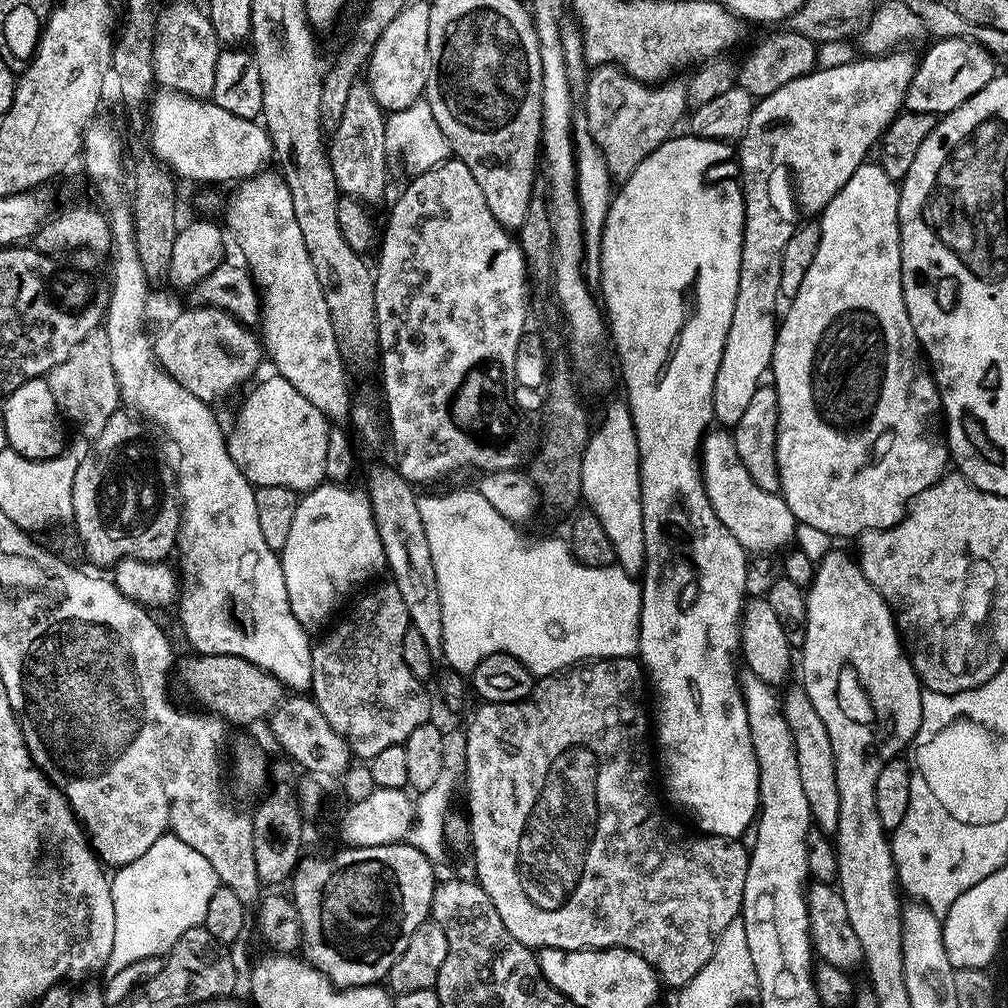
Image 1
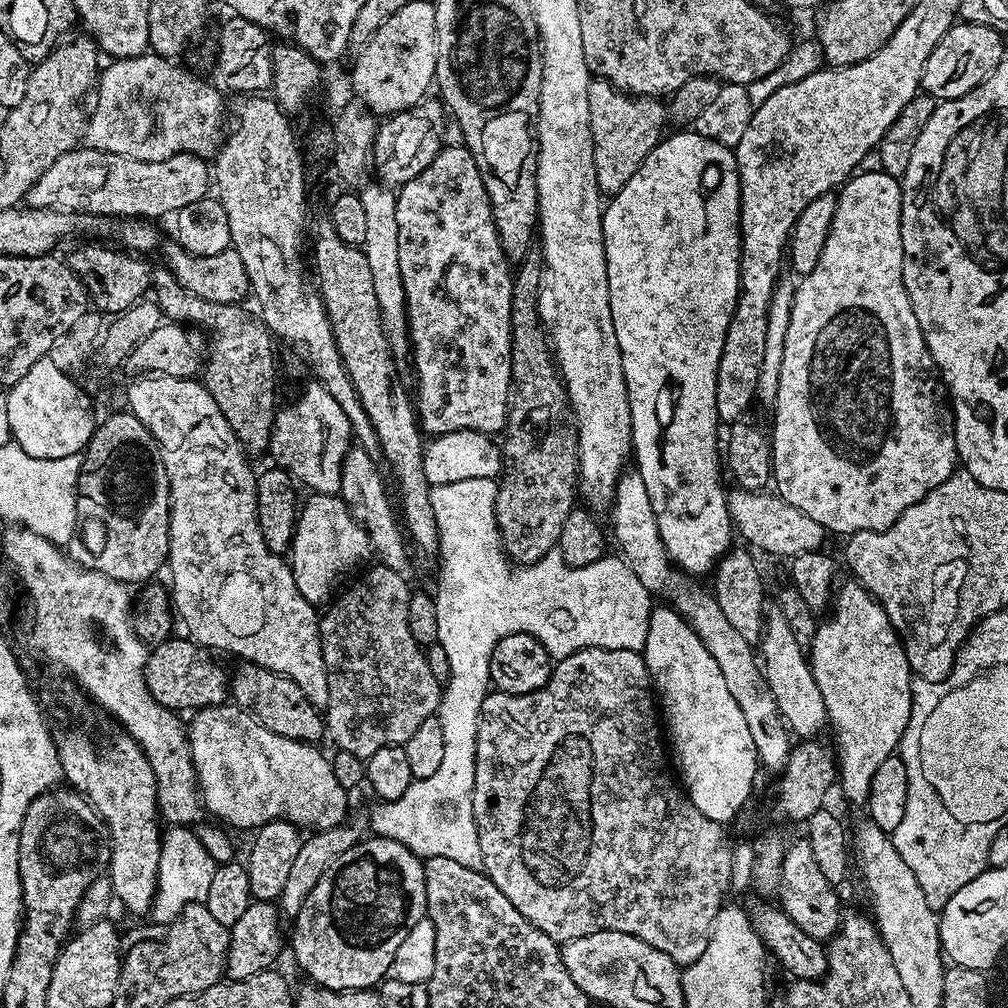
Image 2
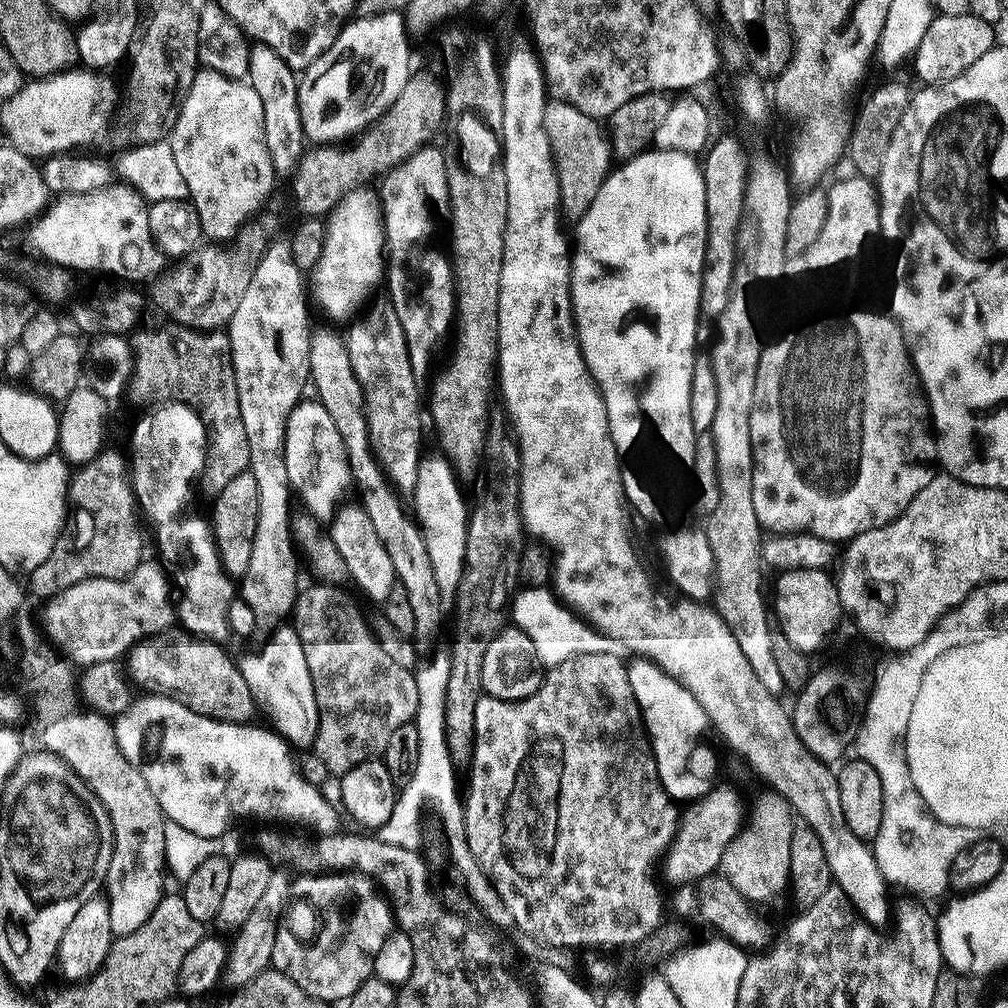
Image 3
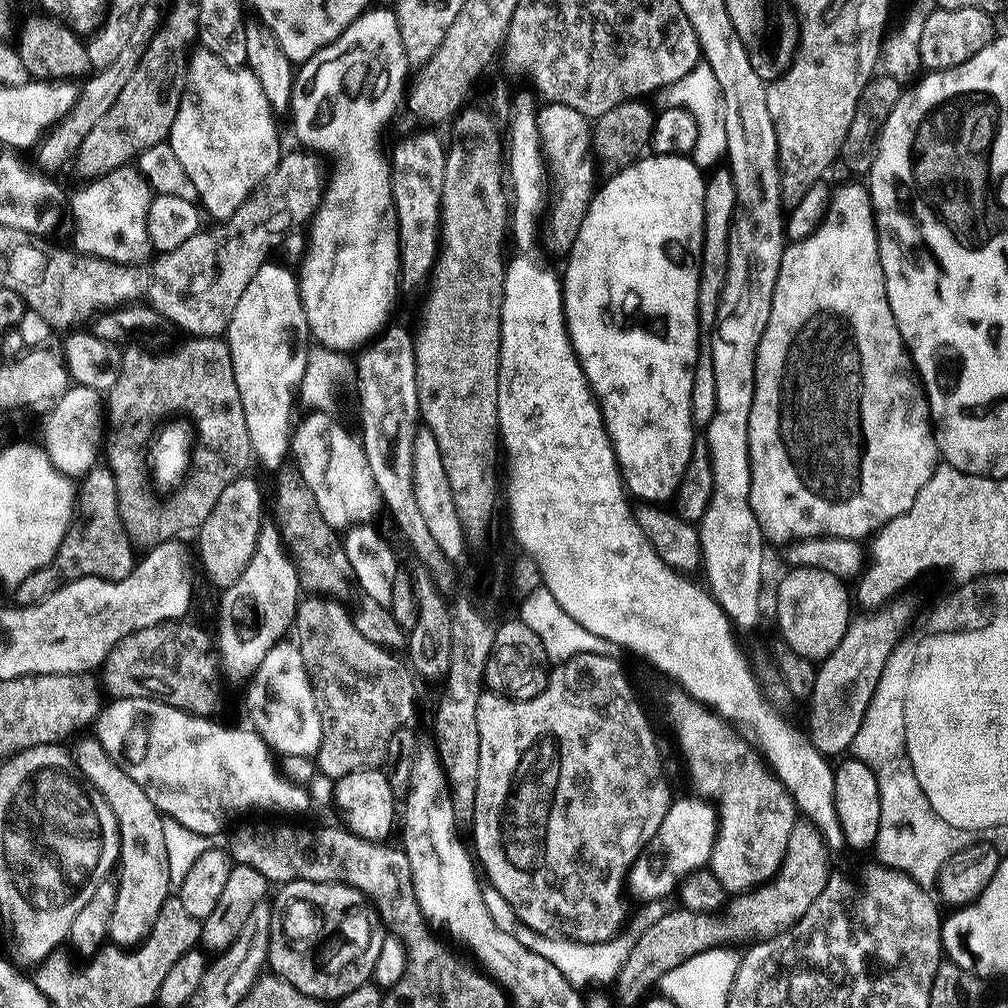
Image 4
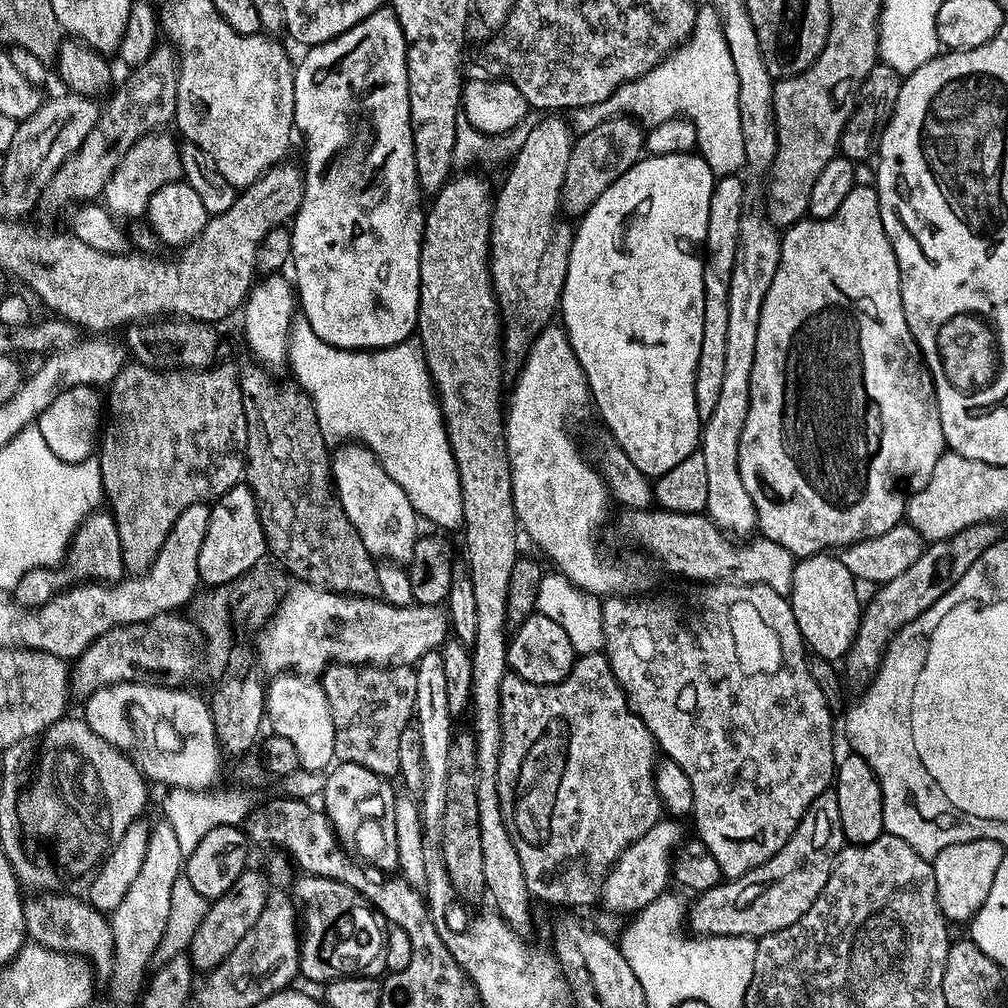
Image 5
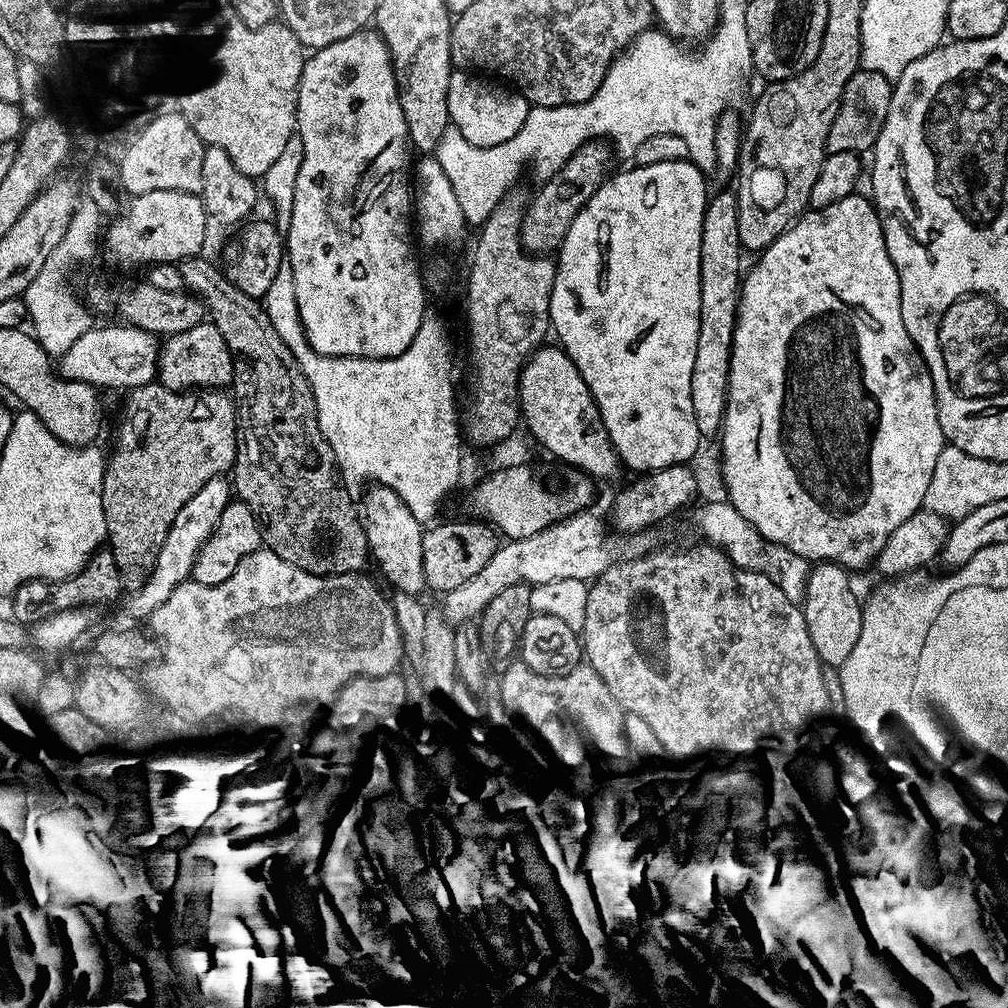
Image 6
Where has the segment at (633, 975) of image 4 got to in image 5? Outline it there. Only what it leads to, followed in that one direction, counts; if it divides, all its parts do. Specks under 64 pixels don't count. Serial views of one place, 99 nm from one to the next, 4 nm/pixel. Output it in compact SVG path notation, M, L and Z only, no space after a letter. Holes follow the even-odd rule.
M829 790L814 798L814 802L810 802L806 814L800 819L800 825L794 830L786 846L782 846L782 850L774 854L774 858L746 874L727 882L719 882L695 897L697 900L690 904L686 912L687 927L692 927L691 931L697 937L759 938L799 922L807 910L814 906L831 876L831 863L816 864L820 860L820 852L827 848L836 852L840 847L845 847L842 822L833 815L837 810L835 791Z

